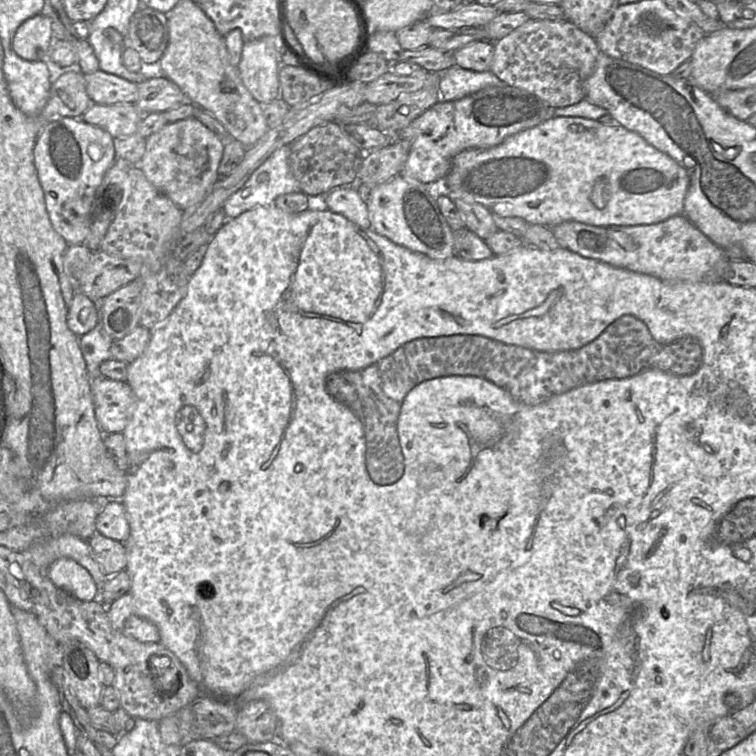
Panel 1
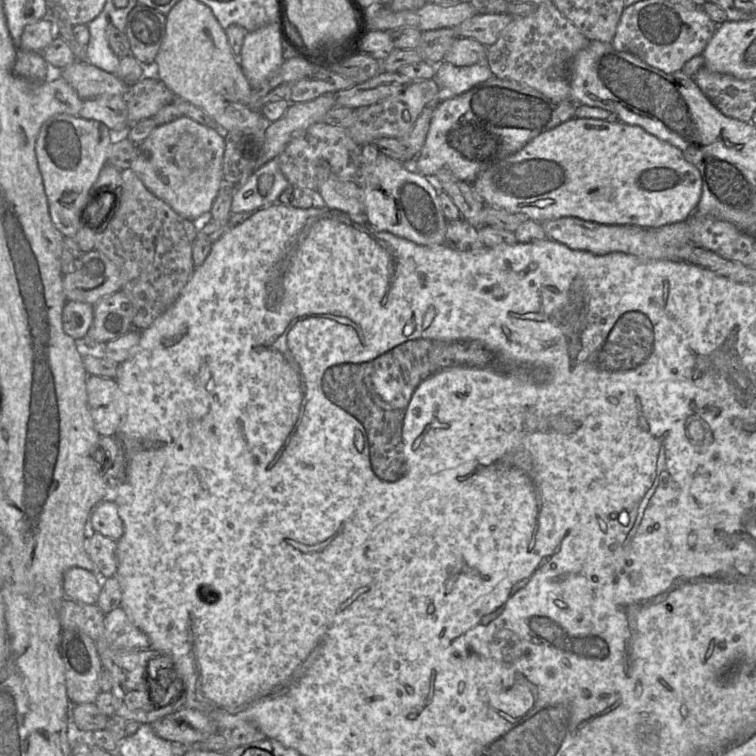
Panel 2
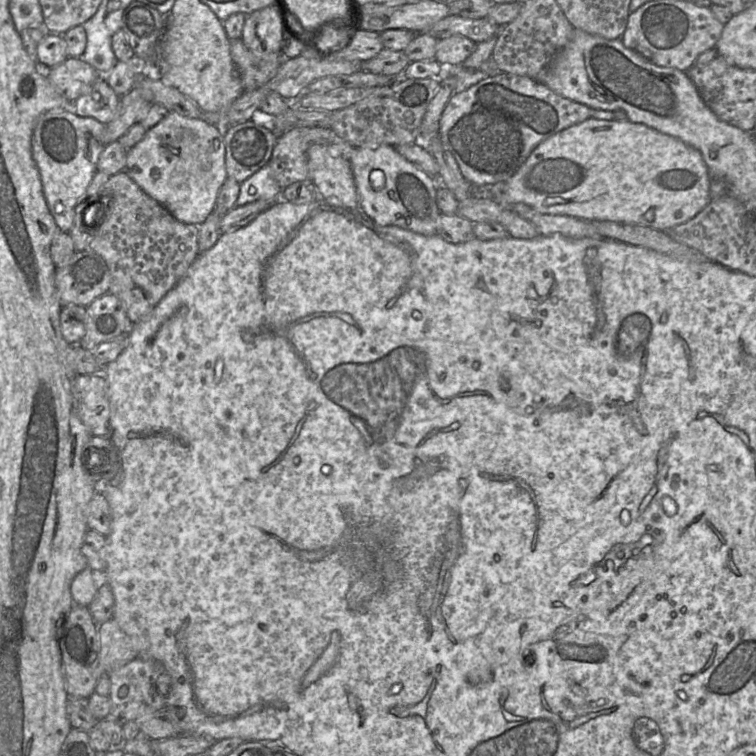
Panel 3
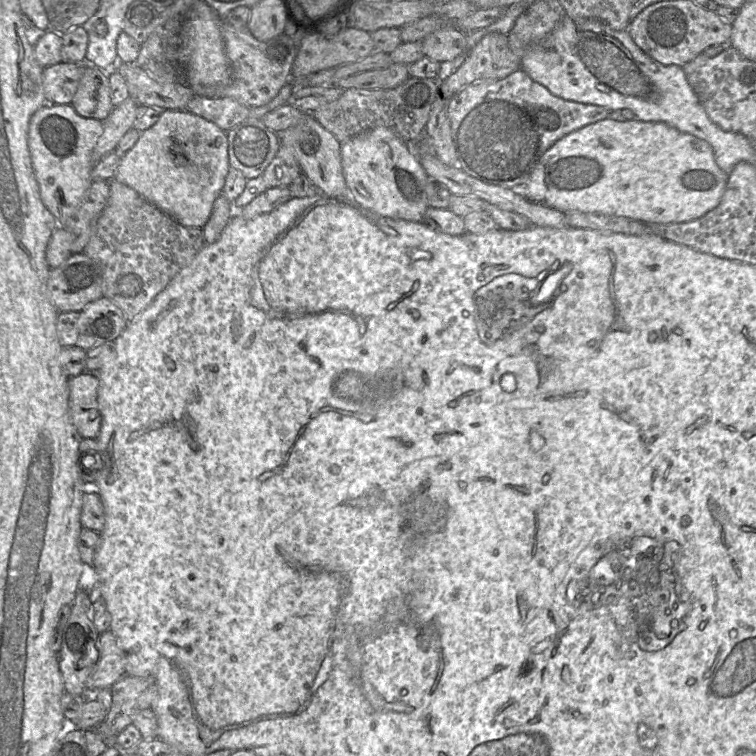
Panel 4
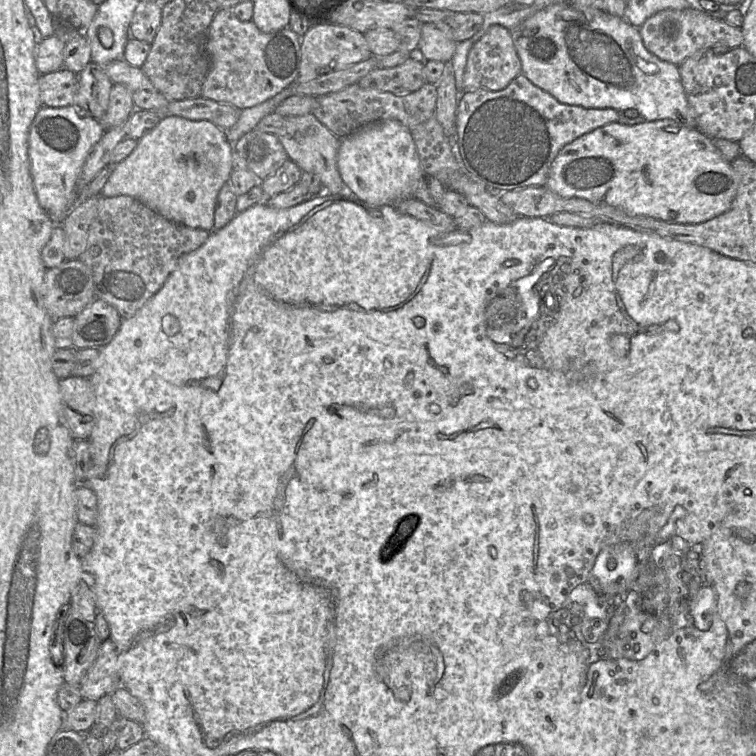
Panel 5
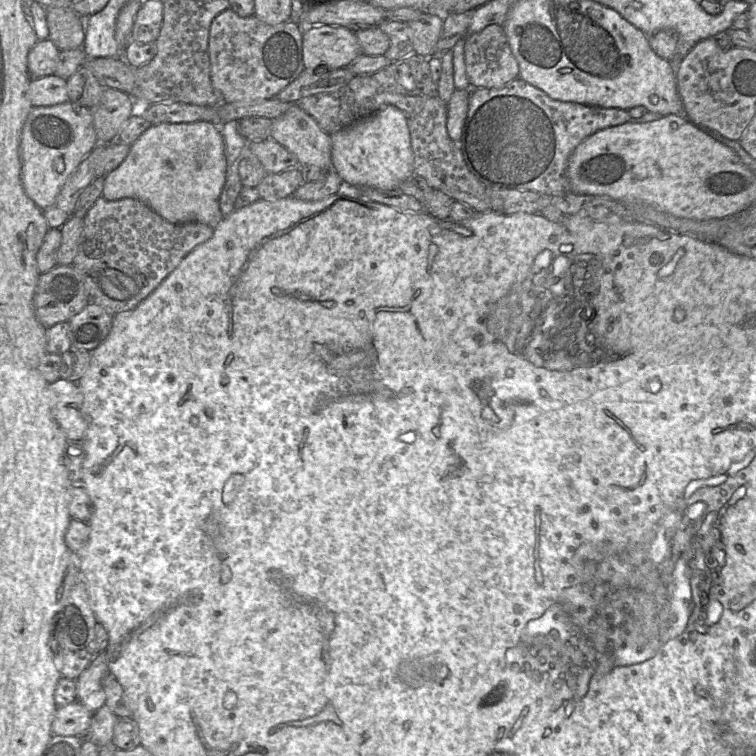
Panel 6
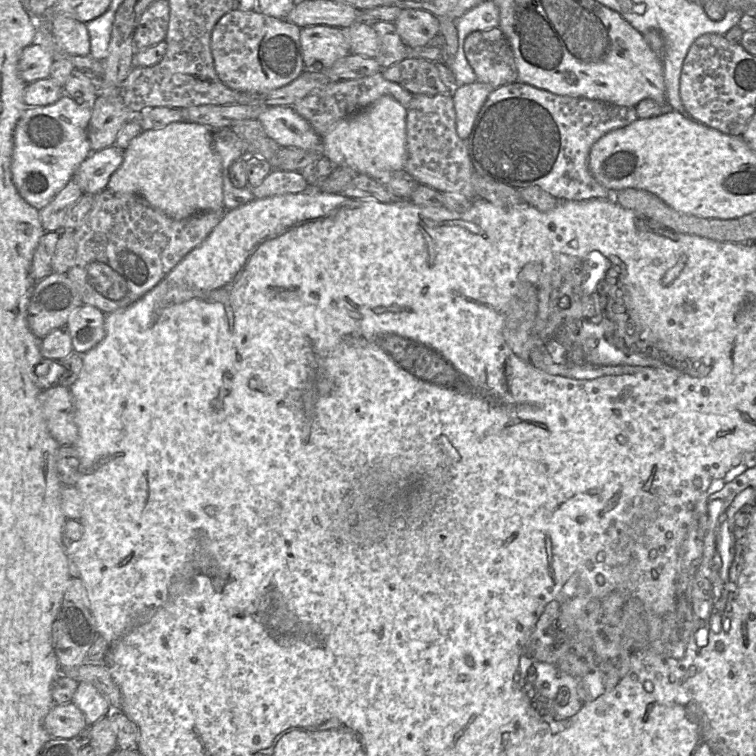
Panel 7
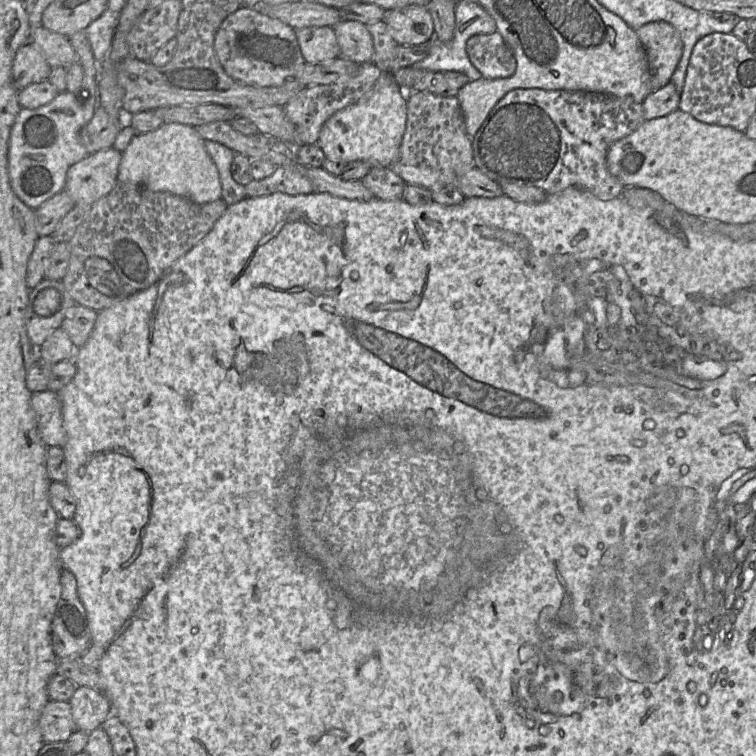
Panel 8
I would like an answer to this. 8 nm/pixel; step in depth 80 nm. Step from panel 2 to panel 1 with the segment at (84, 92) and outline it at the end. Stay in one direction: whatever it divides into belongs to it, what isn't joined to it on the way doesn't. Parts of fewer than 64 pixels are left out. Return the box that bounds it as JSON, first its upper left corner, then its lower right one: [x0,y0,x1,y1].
[84,70,138,105]

